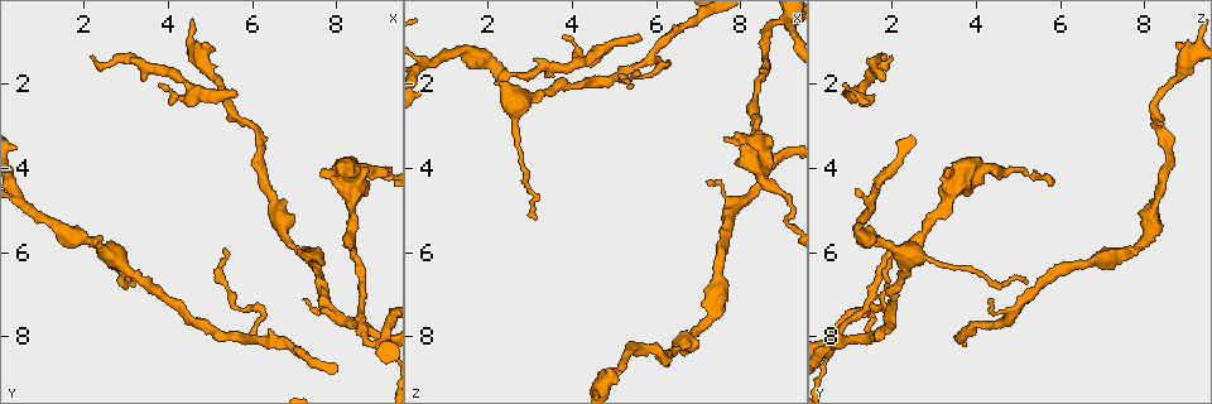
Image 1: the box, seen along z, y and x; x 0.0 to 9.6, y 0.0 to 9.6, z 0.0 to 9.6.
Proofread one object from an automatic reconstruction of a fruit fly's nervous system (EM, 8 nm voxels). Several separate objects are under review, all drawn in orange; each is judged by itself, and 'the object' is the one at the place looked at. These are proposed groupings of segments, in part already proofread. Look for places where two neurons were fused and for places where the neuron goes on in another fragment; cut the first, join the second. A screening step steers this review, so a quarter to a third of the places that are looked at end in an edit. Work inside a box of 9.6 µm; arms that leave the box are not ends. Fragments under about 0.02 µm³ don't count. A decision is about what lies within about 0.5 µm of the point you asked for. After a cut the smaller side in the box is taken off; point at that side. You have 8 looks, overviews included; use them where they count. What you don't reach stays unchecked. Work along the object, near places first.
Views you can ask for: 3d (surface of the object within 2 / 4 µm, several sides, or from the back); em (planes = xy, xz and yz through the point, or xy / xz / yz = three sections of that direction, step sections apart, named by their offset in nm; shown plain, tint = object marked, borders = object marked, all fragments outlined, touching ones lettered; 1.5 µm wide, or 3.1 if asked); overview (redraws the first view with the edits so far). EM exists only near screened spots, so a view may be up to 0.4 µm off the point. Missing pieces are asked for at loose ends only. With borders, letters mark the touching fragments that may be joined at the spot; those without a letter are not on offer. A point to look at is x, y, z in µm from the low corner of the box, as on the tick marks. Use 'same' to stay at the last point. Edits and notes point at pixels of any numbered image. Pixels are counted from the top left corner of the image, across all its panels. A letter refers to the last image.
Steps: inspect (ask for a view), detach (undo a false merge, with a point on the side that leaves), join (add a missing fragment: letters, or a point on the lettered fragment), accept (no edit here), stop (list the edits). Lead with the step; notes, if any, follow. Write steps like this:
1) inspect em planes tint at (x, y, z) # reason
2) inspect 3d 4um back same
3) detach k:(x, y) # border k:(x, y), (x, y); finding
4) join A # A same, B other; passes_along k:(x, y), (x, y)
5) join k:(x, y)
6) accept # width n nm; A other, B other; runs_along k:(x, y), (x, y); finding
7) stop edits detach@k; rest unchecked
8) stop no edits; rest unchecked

inspect em yz step 8 borders at (7.55, 4.15, 3.40) # branch stops here

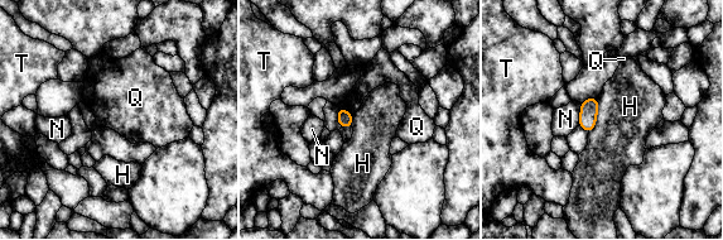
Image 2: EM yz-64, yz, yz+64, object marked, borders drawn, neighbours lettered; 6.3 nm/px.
inspect em planes borders same

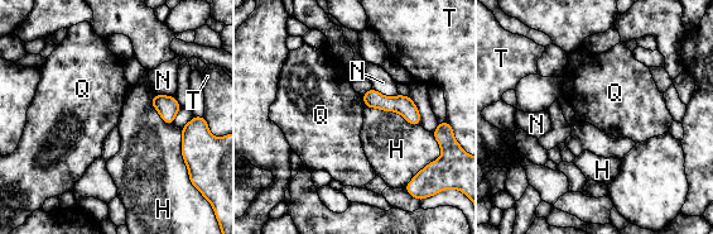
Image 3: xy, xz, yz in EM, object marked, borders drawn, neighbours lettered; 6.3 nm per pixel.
accept # H other, N other, Q other, T other; none of them fits

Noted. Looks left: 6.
inspect 3d 4um at (8.35, 5.90, 2.35) # narrows sharply

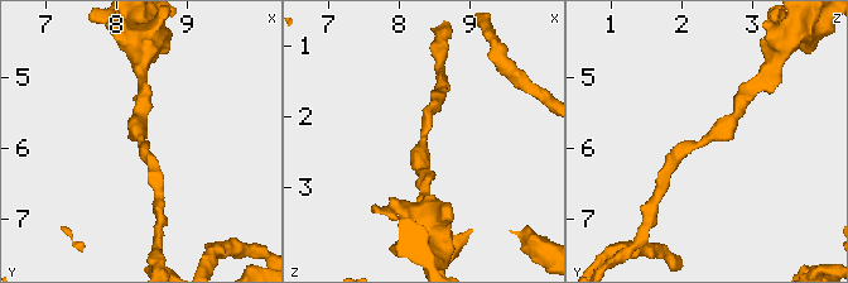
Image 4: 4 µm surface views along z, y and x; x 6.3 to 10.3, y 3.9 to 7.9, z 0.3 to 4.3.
inspect em planes borders at (8.30, 5.90, 2.30) # arm_widths 170, 200 nm

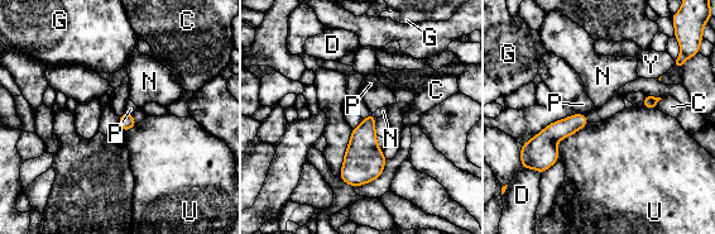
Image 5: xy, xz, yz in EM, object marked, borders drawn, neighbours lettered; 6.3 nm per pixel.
accept # width 90 nm; C other, D other, G other, N other, P other, U other, Y other; border 5:(363, 119), (353, 129); all the same neuron

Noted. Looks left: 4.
inspect em yz step 8 tint at (5.70, 2.25, 0.90) # an open end

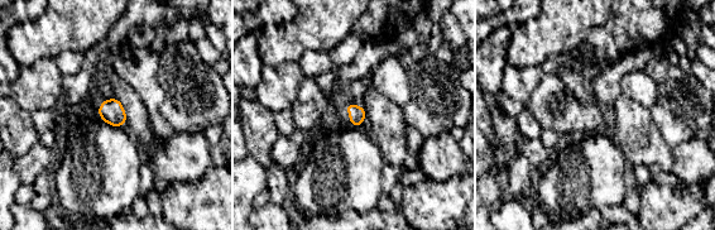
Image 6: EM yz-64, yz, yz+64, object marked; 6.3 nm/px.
inspect em xz step 4 borders same

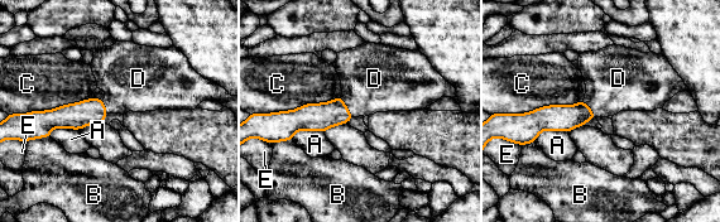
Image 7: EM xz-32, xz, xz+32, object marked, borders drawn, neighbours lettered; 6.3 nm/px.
join D # longest_contact C 440 nm; A other, B other, C other, D same, E other; passes_along 7:(313, 116), (345, 106), (373, 78); it goes on there

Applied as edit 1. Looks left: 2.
stop edits join@7; rest unchecked

